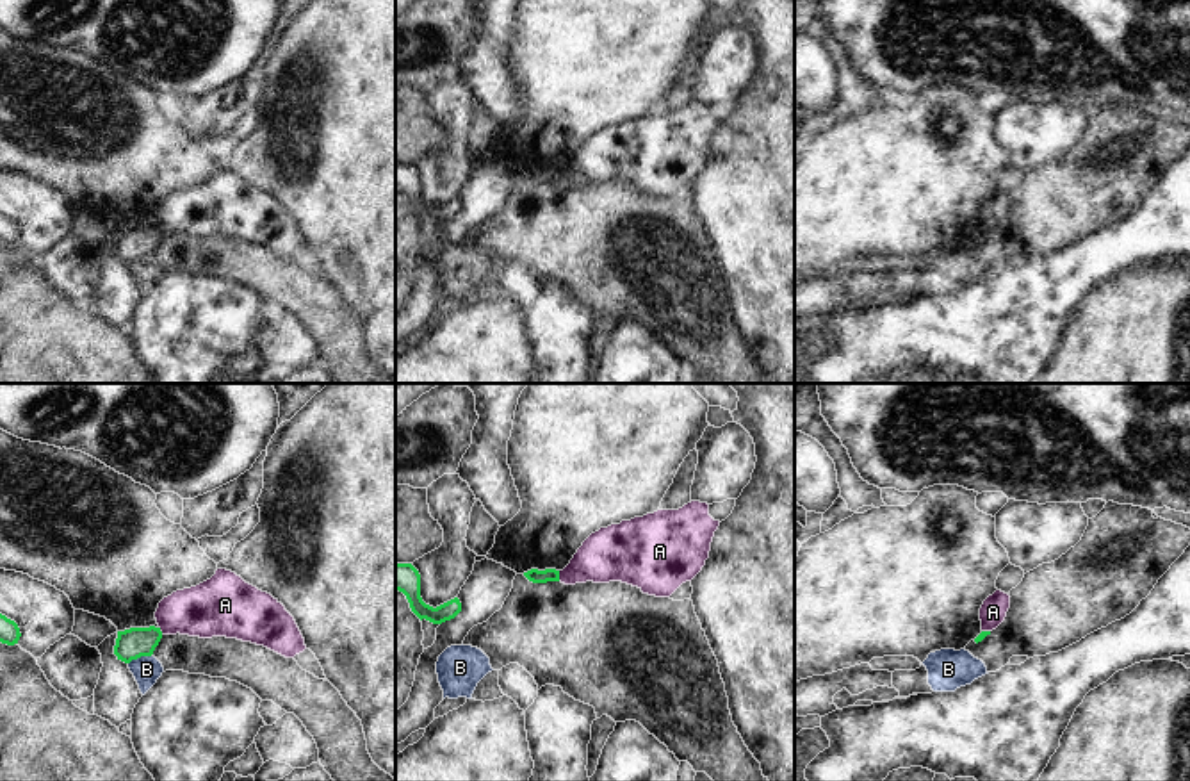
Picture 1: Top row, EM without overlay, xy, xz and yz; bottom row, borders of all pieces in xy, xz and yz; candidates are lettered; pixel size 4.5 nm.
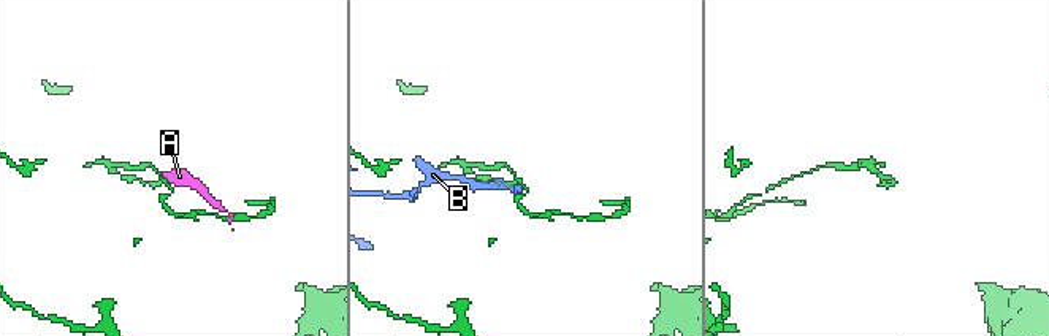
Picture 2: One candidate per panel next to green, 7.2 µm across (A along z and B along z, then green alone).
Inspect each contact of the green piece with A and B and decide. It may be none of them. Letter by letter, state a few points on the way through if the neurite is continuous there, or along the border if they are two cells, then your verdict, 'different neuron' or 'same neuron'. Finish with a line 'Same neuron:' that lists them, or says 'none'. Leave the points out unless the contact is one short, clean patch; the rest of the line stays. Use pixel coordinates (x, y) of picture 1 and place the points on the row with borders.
A: border xz (558, 571), (560, 580); different neuron
B: different neuron
Same neuron: none

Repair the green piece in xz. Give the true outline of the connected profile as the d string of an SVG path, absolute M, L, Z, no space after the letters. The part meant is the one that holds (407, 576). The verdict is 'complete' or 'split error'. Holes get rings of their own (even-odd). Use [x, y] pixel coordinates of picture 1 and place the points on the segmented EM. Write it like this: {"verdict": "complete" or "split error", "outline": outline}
{"verdict": "complete", "outline": "M395 563L395 590L403 592L412 612L422 621L442 624L454 619L461 612L458 597L433 608L420 597L420 574L412 563Z"}

